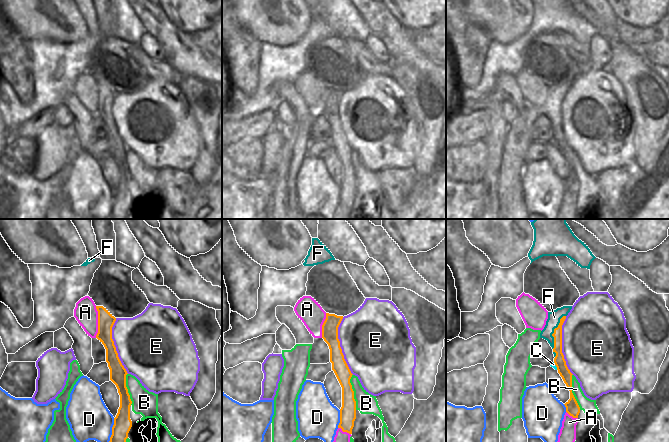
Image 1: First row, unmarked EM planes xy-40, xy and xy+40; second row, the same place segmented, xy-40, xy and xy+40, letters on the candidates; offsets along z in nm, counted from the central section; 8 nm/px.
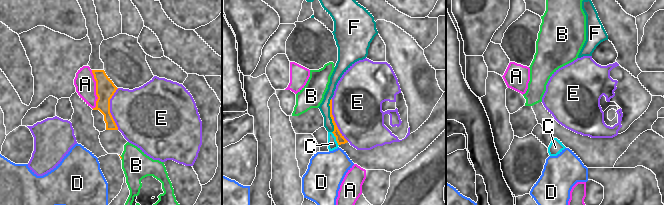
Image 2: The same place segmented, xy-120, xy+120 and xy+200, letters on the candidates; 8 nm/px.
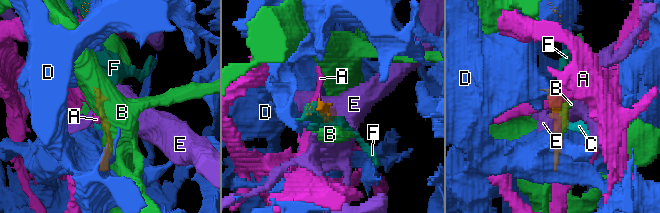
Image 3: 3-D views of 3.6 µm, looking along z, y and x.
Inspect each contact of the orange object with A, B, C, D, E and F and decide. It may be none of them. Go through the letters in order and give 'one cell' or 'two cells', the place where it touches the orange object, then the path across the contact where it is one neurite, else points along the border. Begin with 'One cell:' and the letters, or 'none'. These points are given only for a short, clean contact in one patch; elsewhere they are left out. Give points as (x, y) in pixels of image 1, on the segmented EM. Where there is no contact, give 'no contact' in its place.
One cell: none
A: two cells | xy-40 (98, 322)
B: two cells | xy (353, 392)
C: two cells | xy+40 (556, 366) | along xy+40 (553, 362), (557, 369)
D: two cells | xy (340, 419) | along xy (340, 410), (340, 422), (337, 427)
E: two cells | xy+40 (561, 345)
F: two cells | xy+40 (554, 331)

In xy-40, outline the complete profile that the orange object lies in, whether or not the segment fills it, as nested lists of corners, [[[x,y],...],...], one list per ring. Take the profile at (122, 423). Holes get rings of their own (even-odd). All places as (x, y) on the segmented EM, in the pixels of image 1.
[[[96,306],[96,309],[98,311],[98,333],[96,338],[106,349],[106,362],[110,369],[110,380],[116,385],[120,395],[120,407],[114,418],[112,435],[109,442],[126,442],[128,433],[132,427],[130,419],[132,401],[126,387],[126,375],[128,373],[118,357],[112,339],[112,327],[116,318],[103,306]]]

